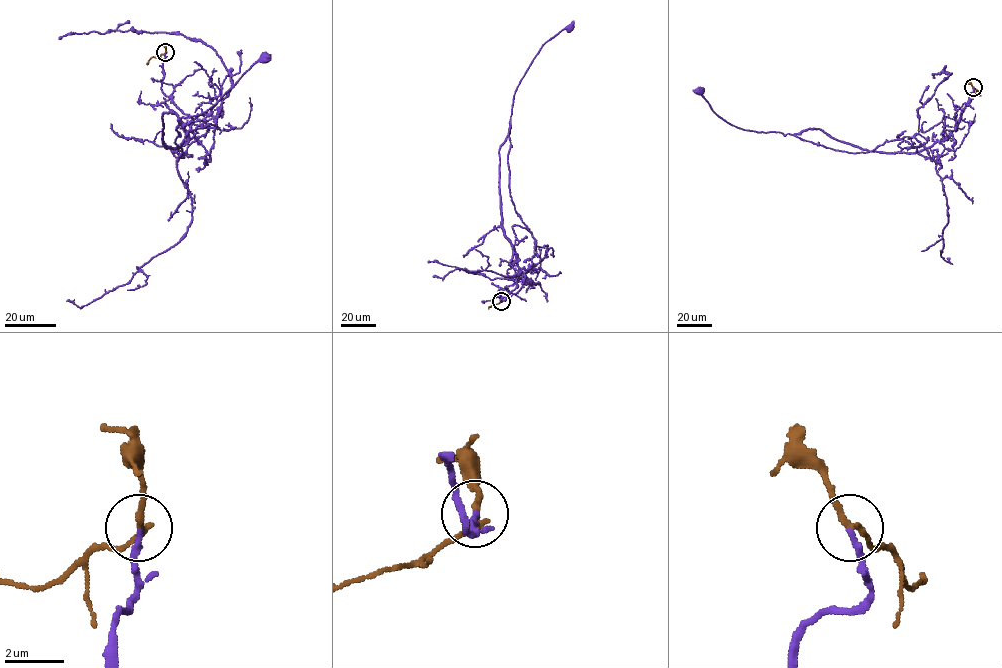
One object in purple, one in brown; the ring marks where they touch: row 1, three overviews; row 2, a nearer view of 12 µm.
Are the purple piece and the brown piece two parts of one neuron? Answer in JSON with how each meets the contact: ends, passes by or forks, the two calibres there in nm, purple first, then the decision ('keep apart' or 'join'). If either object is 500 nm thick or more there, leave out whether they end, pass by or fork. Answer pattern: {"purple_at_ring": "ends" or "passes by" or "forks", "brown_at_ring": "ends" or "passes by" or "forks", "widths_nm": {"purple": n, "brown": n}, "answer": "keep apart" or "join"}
{"purple_at_ring": "ends", "brown_at_ring": "passes by", "widths_nm": {"purple": 200, "brown": 200}, "answer": "join"}

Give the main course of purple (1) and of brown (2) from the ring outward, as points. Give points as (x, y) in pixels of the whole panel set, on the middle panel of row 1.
1: (501, 300), (498, 290), (519, 276), (502, 225), (499, 149), (521, 79), (542, 46), (570, 27)
2: (501, 300), (488, 308)

